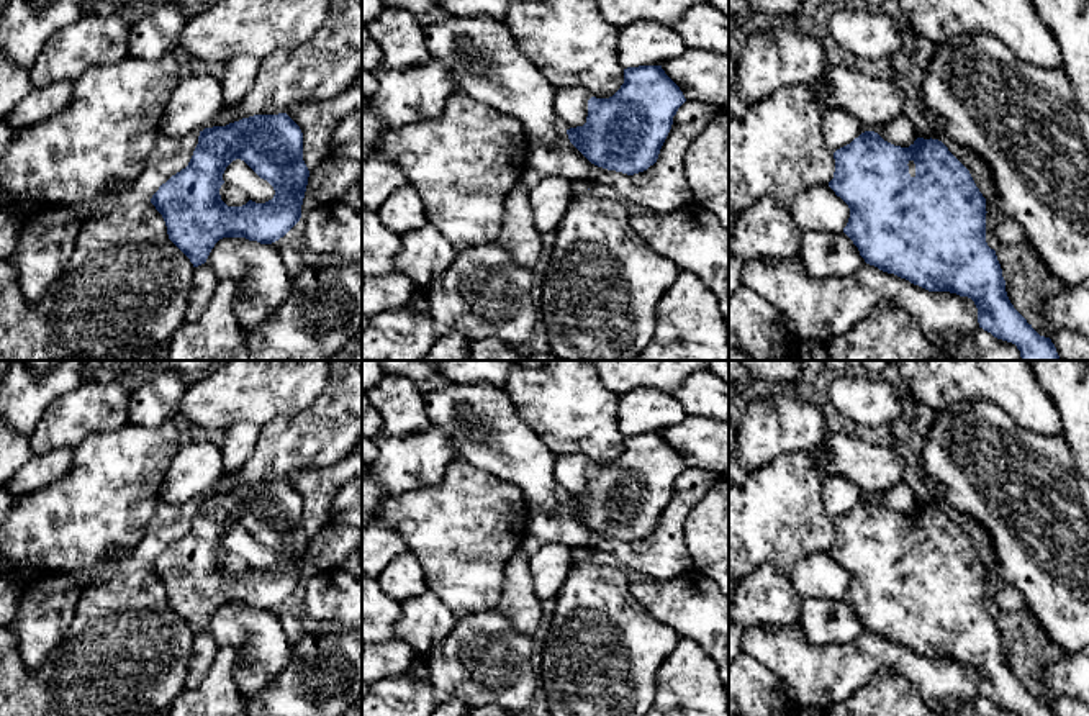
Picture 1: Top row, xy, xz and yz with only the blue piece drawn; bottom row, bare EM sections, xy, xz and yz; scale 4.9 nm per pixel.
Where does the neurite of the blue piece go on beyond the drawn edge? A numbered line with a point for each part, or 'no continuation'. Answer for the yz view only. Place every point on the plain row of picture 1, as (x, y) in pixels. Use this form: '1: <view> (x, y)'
no continuation

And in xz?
no continuation

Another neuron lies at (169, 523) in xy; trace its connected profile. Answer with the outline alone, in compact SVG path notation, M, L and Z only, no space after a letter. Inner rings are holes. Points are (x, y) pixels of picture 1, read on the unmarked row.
M200 498L182 505L157 503L146 526L146 542L106 577L90 582L80 591L74 628L36 670L23 664L15 634L0 626L0 716L169 716L174 700L185 691L195 634L169 606L165 588L147 562L188 532L198 503Z

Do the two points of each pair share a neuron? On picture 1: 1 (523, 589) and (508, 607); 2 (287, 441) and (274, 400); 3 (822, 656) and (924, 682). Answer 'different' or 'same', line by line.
1: same
2: different
3: same

